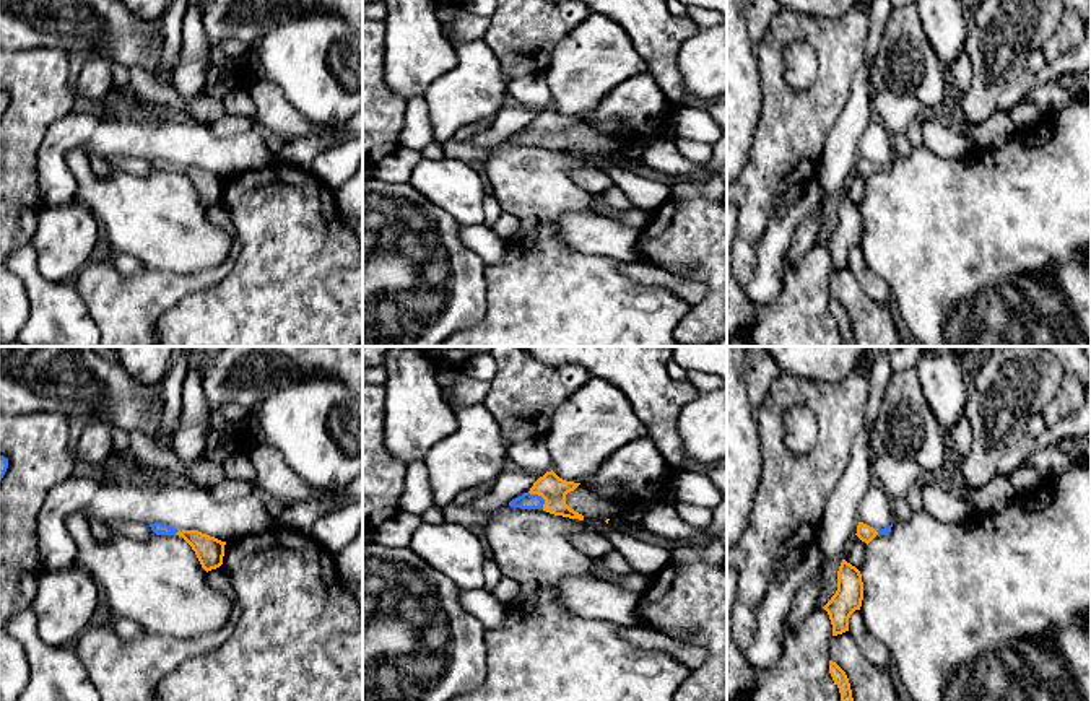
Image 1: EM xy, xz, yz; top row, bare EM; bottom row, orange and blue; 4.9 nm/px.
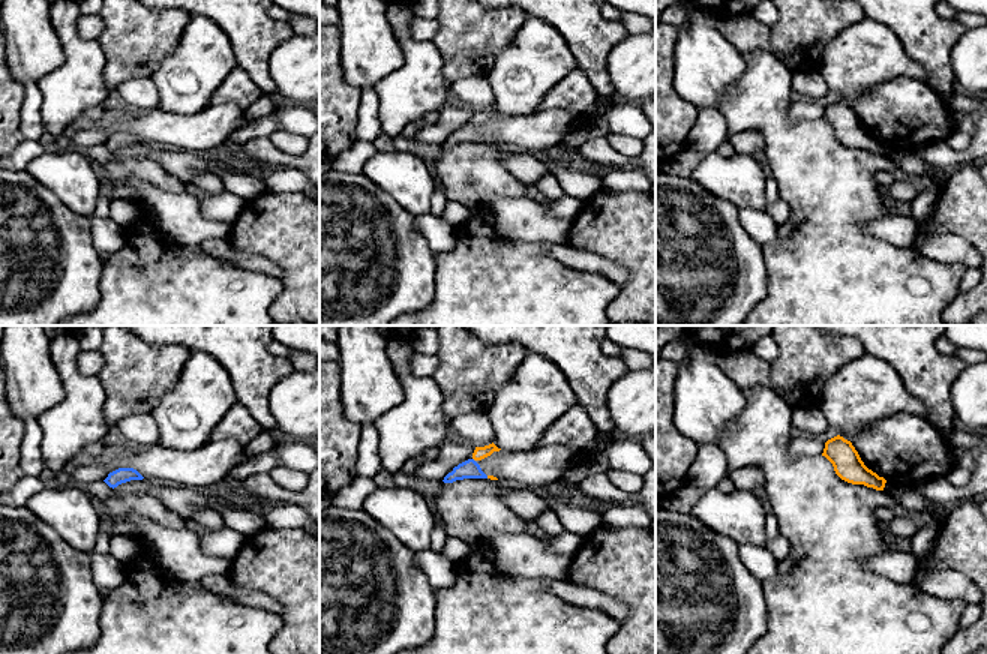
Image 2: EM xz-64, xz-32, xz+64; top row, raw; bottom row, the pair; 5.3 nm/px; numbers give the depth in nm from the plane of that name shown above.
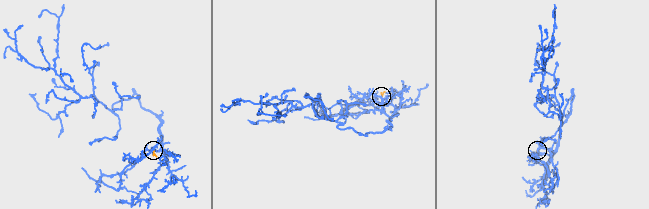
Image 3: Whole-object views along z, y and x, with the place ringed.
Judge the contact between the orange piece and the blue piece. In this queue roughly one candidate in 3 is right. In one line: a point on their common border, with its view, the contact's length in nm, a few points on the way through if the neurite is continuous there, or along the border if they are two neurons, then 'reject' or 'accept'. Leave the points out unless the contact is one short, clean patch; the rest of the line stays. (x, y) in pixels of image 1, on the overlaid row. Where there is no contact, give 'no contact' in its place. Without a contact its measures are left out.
xz (540, 495) | 120 nm | across xz (550, 487), (540, 495), (525, 501) | accept

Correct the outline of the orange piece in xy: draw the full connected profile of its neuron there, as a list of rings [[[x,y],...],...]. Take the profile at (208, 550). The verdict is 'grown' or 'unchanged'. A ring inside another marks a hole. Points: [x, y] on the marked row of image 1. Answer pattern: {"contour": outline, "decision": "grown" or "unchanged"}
{"contour": [[[161,522],[150,524],[150,527],[156,535],[182,537],[192,546],[202,568],[206,573],[220,568],[223,564],[226,542],[221,542],[221,540],[210,537],[206,533],[202,533],[198,530],[182,530],[180,532],[180,530],[177,530],[167,524],[161,524]]], "decision": "grown"}

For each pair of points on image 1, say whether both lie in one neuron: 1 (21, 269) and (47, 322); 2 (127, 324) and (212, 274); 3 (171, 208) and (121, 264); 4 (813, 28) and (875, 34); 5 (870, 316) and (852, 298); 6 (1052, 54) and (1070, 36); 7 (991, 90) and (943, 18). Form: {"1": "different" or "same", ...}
{"1": "same", "2": "same", "3": "different", "4": "different", "5": "same", "6": "same", "7": "different"}

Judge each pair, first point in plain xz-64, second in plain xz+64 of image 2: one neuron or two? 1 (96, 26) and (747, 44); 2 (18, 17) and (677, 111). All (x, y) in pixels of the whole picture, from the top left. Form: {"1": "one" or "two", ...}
{"1": "one", "2": "two"}

